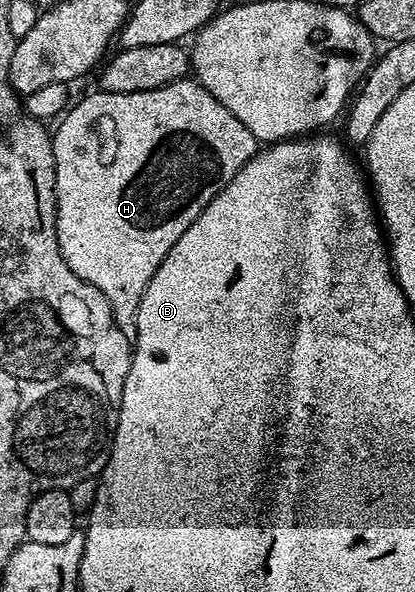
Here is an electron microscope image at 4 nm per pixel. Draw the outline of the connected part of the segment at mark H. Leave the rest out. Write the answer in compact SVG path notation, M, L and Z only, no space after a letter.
M194 79L173 81L170 85L156 87L152 91L131 93L95 91L88 94L83 101L75 100L62 113L57 124L59 124L58 130L55 128L52 133L56 175L54 206L56 207L56 235L60 243L60 251L64 255L64 263L68 263L68 267L72 267L72 271L80 275L80 279L84 279L89 285L95 285L102 292L104 299L108 299L112 307L116 327L120 327L120 331L124 331L124 335L132 339L136 335L140 299L152 275L156 275L156 267L160 267L164 255L172 251L172 243L176 243L176 239L180 239L180 235L184 235L184 231L192 227L196 215L200 215L200 211L204 211L204 207L208 207L212 199L216 199L216 195L232 180L236 171L240 171L240 167L244 167L254 158L260 148L260 142L252 135L252 131L248 131L248 127L244 127L244 123L240 123L240 119L236 119L236 115L232 115L232 111L228 111L228 107L224 107L224 103L220 103L220 99L213 97Z

